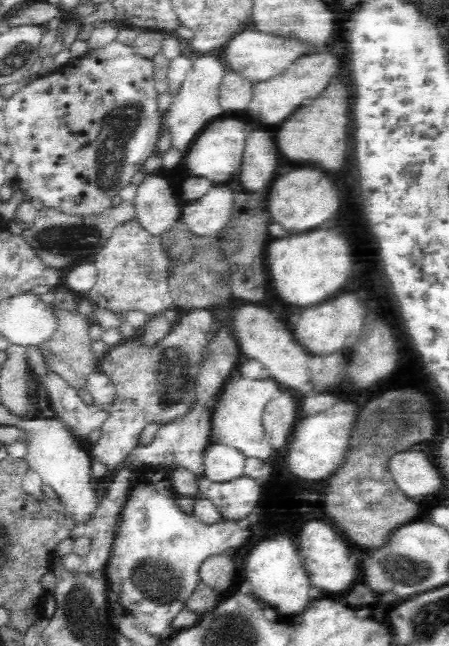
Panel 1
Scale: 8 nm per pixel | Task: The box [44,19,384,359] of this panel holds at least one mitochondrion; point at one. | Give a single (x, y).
(119, 128)

